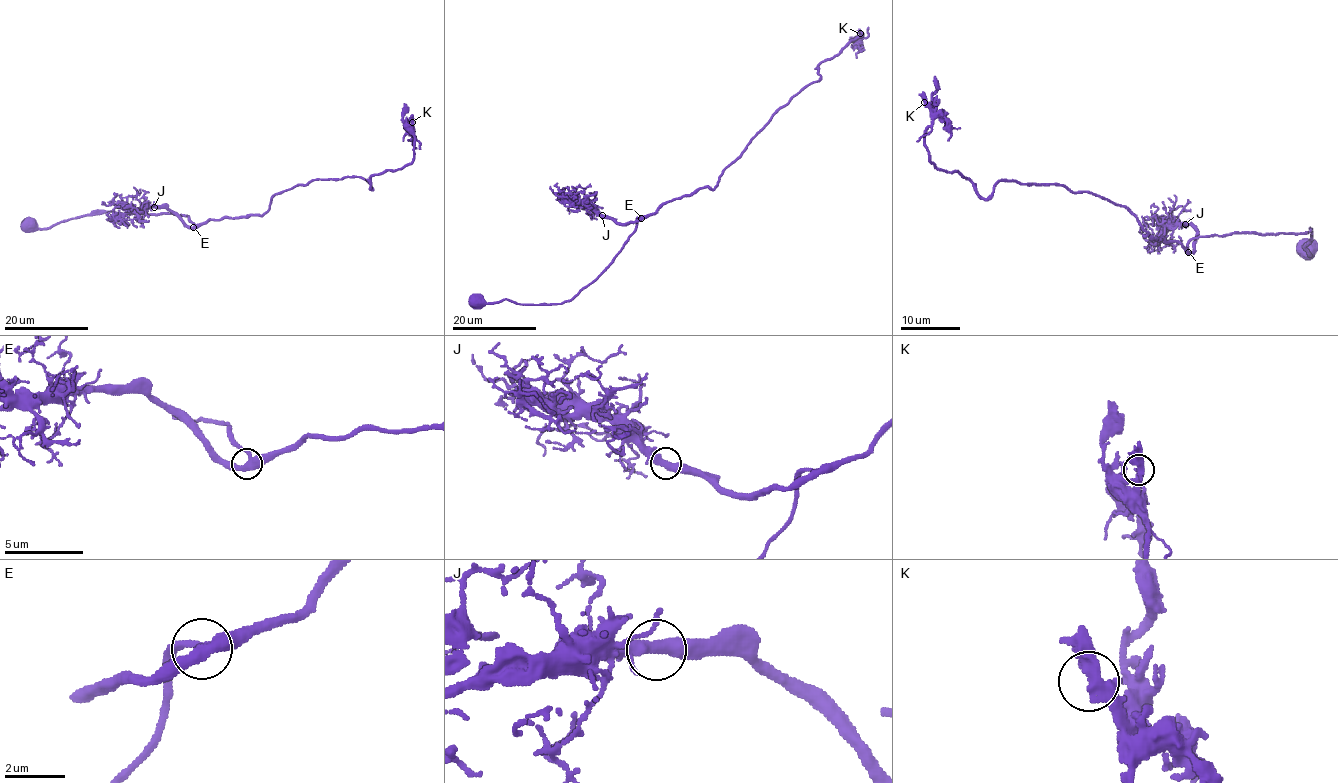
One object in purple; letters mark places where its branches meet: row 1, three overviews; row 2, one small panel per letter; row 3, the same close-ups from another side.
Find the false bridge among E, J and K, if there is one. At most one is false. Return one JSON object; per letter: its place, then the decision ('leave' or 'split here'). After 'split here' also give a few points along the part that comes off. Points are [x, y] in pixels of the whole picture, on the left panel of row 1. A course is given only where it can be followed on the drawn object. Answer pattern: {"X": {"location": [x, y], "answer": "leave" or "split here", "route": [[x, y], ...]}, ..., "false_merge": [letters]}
{"E": {"location": [193, 227], "answer": "leave"}, "J": {"location": [154, 207], "answer": "leave"}, "K": {"location": [412, 122], "answer": "leave"}, "false_merge": []}

